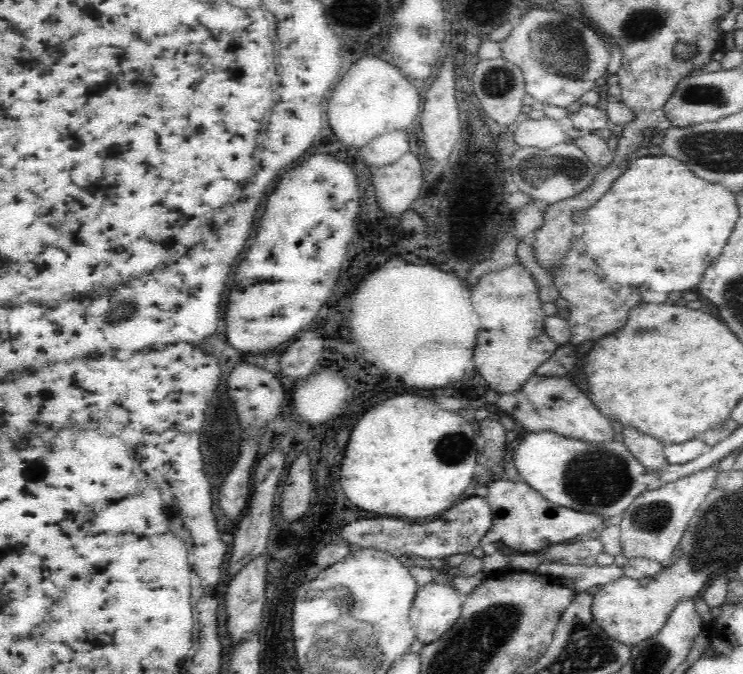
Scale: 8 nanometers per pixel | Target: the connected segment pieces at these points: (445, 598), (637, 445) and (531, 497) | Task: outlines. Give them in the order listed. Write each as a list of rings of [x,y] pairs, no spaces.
[[[432,581],[419,587],[409,610],[416,638],[424,644],[439,639],[459,618],[463,596],[448,585]]]
[[[626,424],[623,428],[623,443],[636,460],[647,468],[666,468],[669,464],[663,451],[664,442],[659,437],[648,436],[648,433],[640,432],[638,428]]]
[[[509,479],[492,480],[487,486],[485,499],[493,514],[490,529],[498,532],[500,540],[518,553],[537,553],[548,545],[579,540],[585,537],[585,533],[604,527],[605,520],[601,519],[601,516],[554,504],[523,480],[517,482]]]

